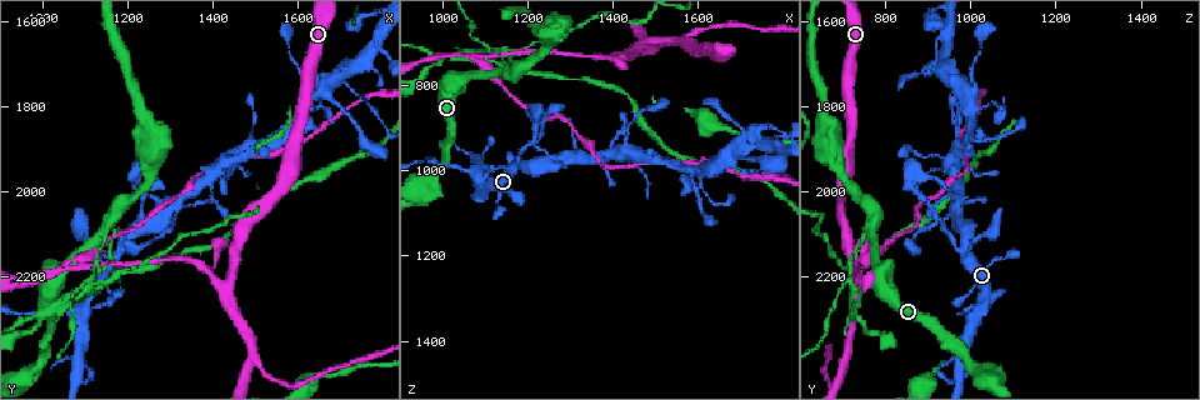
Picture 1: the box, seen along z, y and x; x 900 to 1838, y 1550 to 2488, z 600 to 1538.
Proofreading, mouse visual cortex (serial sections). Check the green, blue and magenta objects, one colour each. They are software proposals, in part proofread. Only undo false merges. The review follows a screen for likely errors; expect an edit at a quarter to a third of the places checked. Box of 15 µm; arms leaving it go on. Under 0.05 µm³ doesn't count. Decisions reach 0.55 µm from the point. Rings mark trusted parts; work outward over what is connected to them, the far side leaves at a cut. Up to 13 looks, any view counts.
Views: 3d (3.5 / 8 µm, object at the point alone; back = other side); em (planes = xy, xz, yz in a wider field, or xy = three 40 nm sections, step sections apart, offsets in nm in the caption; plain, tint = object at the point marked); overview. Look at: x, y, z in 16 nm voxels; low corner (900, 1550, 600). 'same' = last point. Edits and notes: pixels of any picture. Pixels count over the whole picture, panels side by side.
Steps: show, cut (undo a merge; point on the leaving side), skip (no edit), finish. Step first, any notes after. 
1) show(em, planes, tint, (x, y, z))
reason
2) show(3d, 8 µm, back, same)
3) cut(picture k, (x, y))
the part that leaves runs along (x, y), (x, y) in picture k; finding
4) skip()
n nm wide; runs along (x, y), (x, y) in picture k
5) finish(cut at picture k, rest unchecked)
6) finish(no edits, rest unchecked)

show(3d, 3.5 µm, back, (1295, 2040, 970))
looks like a crossing

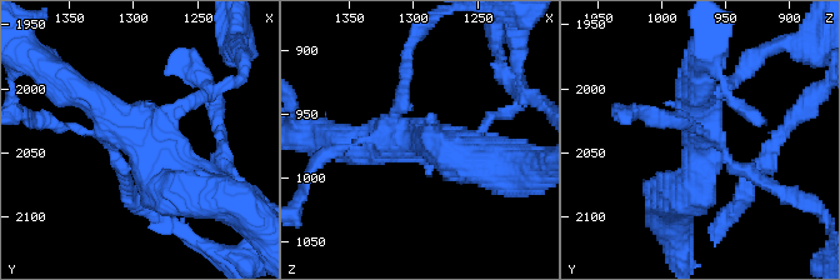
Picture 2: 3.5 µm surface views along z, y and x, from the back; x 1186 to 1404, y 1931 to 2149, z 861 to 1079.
show(em, xy, step 3, tint, (1292, 2044, 968))
shape alone is not enough

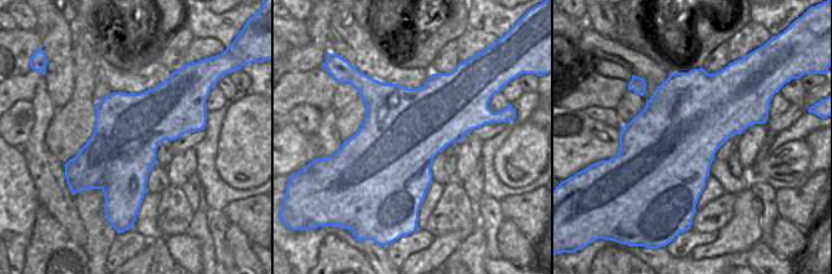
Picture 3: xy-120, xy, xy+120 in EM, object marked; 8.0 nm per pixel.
skip()
runs along (201, 194), (75, 90) in picture 2; continuous, no second cell

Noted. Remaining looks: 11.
show(3d, 3.5 µm, (1140, 2100, 765))
thin arm on a thick one

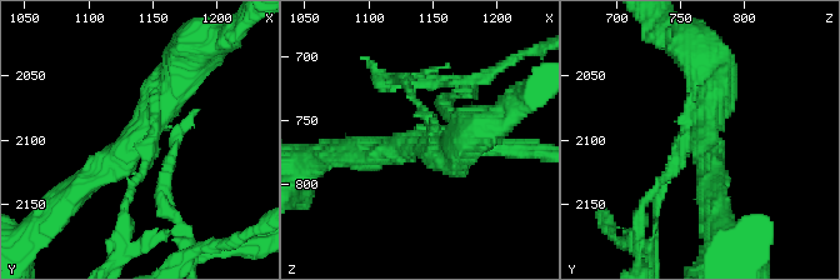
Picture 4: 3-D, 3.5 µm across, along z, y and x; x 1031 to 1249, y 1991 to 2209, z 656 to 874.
show(em, xy, step 2, tint, (1142, 2092, 770))
3 arms; arms of 150, 300, 400 nm; need the tissue

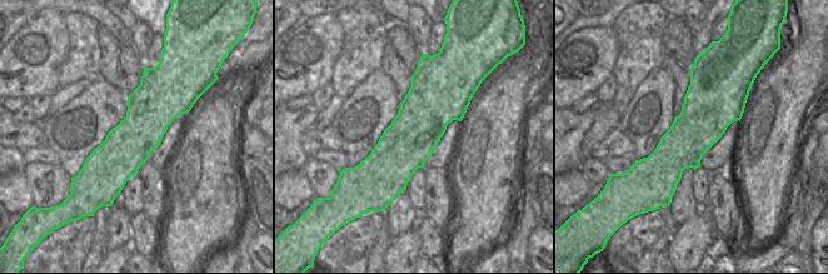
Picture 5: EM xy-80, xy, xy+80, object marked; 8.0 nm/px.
cut(picture 4, (163, 189))
the part that leaves runs along (153, 140), (123, 209), (126, 248) in picture 4; a second cell is stuck on

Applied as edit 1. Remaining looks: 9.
show(overview)

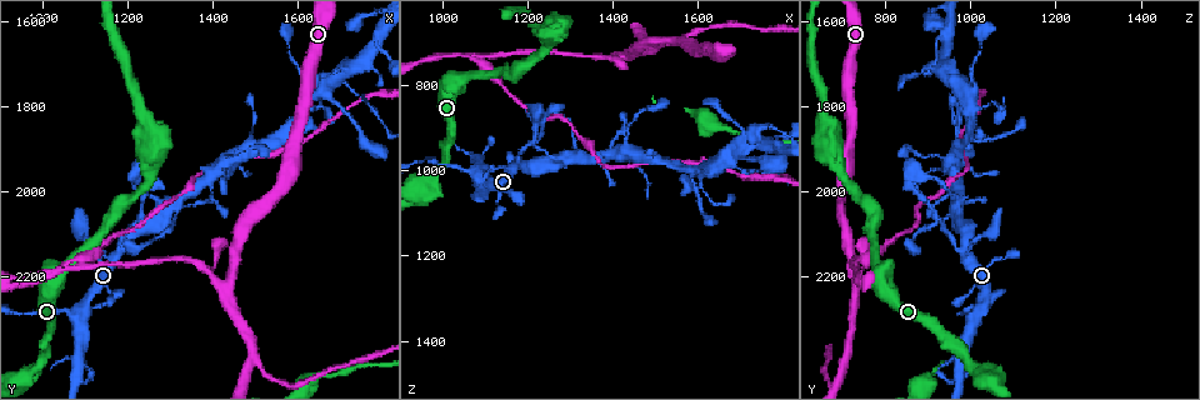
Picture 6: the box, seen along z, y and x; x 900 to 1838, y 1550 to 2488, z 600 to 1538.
show(3d, 3.5 µm, (1430, 1920, 940))
branch point

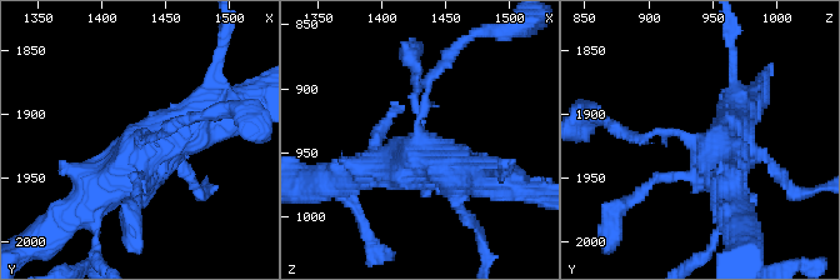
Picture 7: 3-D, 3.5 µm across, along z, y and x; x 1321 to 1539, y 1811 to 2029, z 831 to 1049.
show(em, xy, step 5, tint, (1432, 1922, 940))
shape alone is not enough

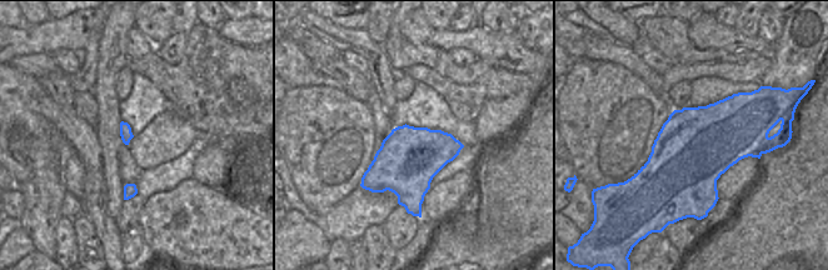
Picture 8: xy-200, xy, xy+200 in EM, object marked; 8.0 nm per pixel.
skip()
runs along (74, 213), (150, 144), (204, 114) in picture 7; continuous, no second cell

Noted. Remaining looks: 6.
show(3d, 8 µm, (1440, 2215, 735))

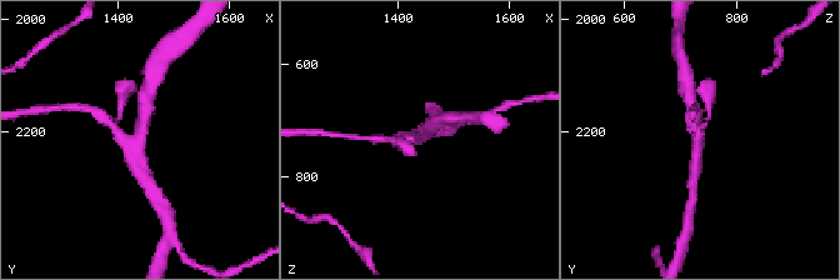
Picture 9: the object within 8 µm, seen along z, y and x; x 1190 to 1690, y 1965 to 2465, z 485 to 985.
show(em, planes, tint, (1430, 2215, 735))
need the tissue

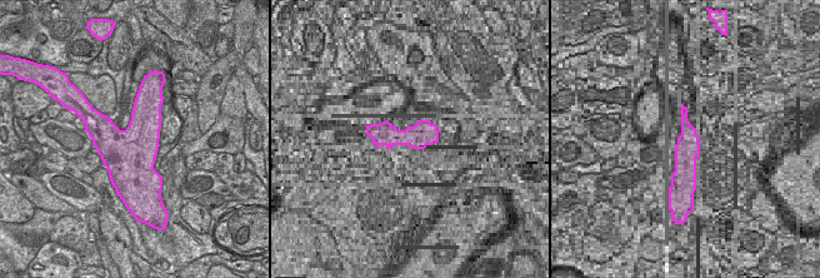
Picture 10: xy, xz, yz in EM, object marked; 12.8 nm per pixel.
skip()
runs along (145, 104), (135, 139), (106, 120) in picture 9; continuous, no second cell

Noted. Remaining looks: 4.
show(3d, 3.5 µm, back, (1095, 2275, 1015))
sharp bend

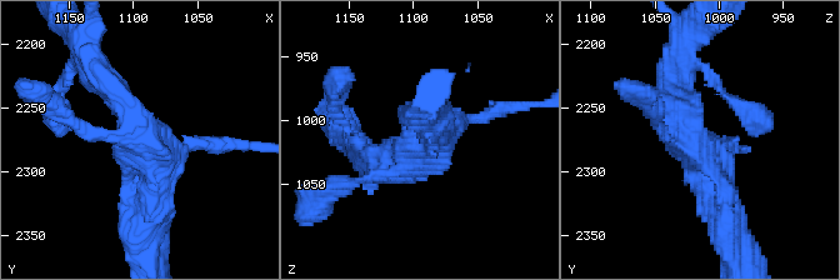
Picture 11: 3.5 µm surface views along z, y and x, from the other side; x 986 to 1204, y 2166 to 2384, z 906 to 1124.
show(em, xy, step 2, tint, (1092, 2276, 1020))
3 arms; arms of 200, 300, 450 nm

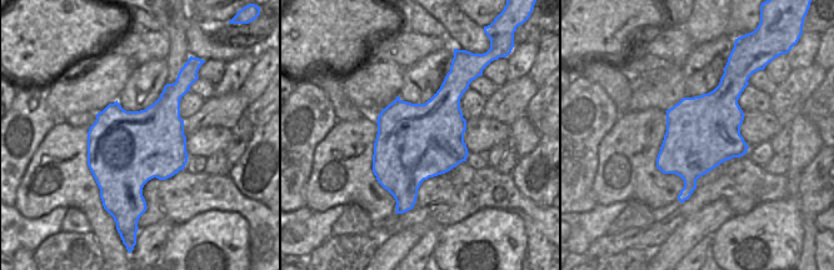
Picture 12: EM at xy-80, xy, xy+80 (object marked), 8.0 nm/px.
show(em, planes, tint, same)
another direction

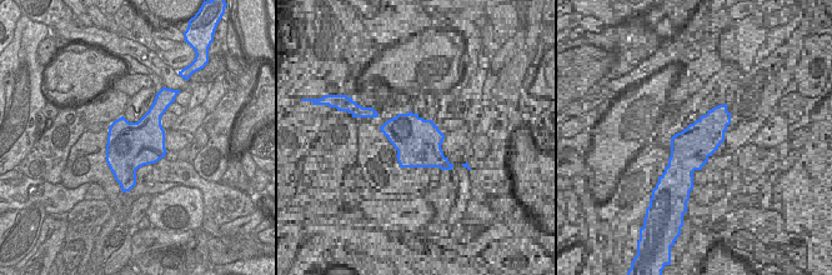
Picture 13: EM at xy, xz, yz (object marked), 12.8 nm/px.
skip()
600 nm wide; runs along (669, 96), (733, 235) in picture 11; all the same cell

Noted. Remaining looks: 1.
finish(cut at picture 4, rest unchecked)

